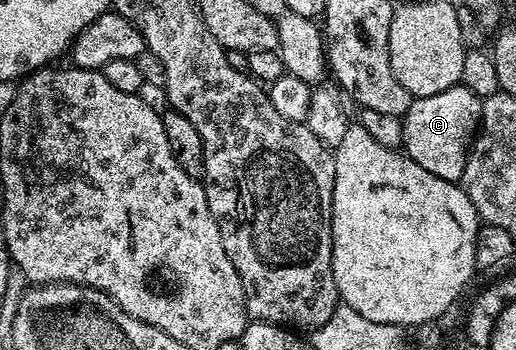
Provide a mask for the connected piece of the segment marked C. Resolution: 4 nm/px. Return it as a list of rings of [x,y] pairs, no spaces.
[[[462,84],[438,95],[415,98],[402,118],[403,144],[406,146],[407,156],[417,161],[421,167],[426,167],[429,174],[439,175],[448,183],[459,182],[463,178],[464,163],[468,159],[470,146],[480,123],[481,104],[481,98]]]

